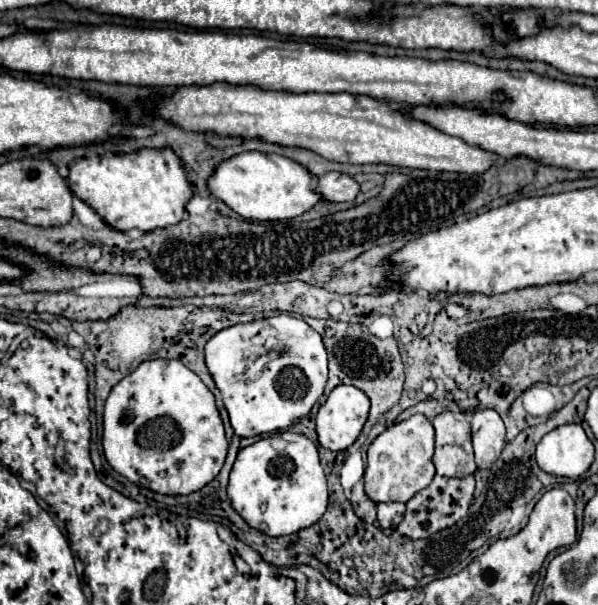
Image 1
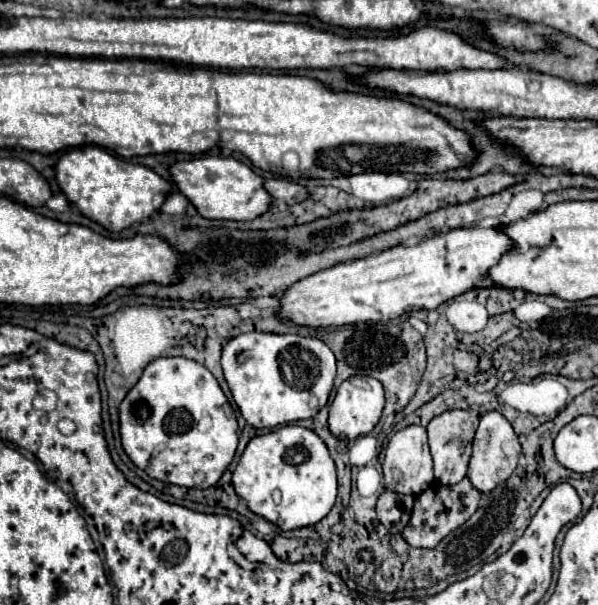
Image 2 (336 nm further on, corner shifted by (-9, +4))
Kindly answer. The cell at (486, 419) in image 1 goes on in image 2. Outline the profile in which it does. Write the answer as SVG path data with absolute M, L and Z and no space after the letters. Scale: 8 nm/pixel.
M487 412L481 416L481 424L473 438L473 454L471 454L467 478L479 492L491 492L497 484L505 482L511 476L513 468L517 466L519 452L521 452L521 446L509 420L499 412Z

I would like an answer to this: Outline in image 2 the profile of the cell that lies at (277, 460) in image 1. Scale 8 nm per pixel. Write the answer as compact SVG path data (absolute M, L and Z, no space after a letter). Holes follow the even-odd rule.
M287 424L249 440L233 472L233 488L251 512L263 516L281 530L305 528L321 522L337 498L335 462L323 440L307 428ZM273 492L281 492L281 502L273 502Z

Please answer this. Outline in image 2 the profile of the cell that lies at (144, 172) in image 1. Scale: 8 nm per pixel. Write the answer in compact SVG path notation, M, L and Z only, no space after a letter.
M81 146L65 152L57 166L57 182L63 194L93 222L109 232L121 232L157 212L171 192L171 184L153 170L111 156L97 146Z

